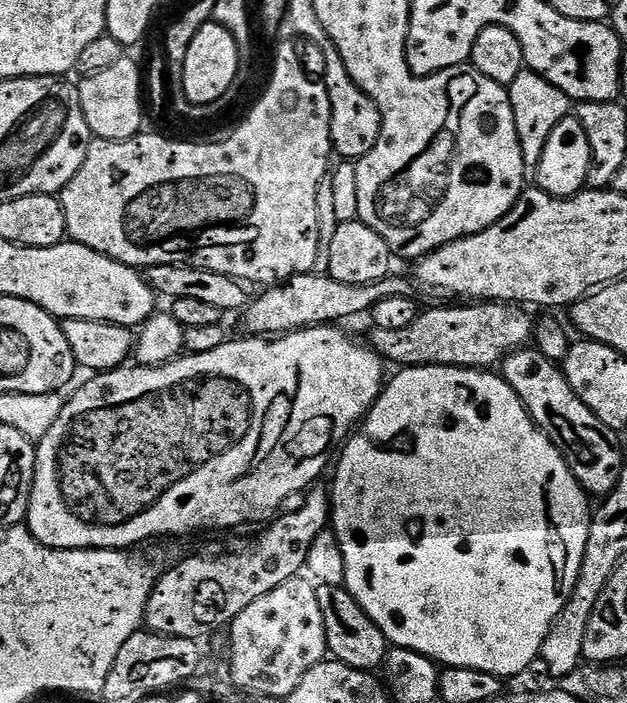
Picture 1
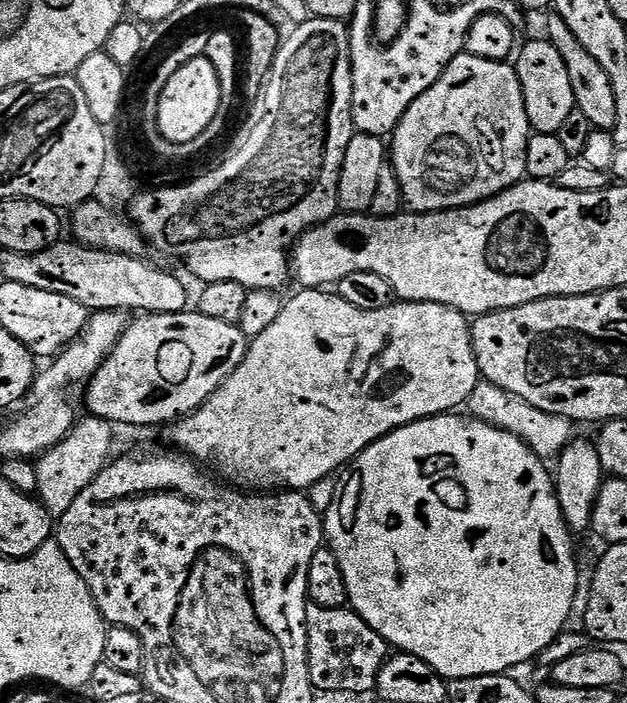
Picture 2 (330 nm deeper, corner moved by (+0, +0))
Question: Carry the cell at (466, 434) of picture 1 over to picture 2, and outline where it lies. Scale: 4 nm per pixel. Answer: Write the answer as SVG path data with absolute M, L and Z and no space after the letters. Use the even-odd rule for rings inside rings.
M445 414L443 416L431 416L425 420L419 420L413 424L402 426L398 430L394 430L390 434L386 434L382 438L378 438L367 448L366 451L360 453L355 460L352 461L347 469L348 477L345 478L344 484L339 485L336 501L330 506L330 510L323 517L324 535L327 543L330 545L334 555L338 558L338 566L342 566L342 578L346 578L346 590L348 591L348 604L352 611L366 621L372 629L378 634L382 634L382 638L388 641L393 649L401 652L408 652L412 656L422 658L422 662L426 662L430 666L434 666L434 670L439 676L447 678L449 681L470 678L471 676L494 675L496 673L507 673L510 668L516 668L519 664L524 664L527 660L535 661L540 653L546 650L546 646L550 646L550 642L554 642L554 638L565 631L568 615L572 612L572 603L576 600L576 587L580 584L580 572L576 569L576 552L572 549L573 533L568 527L567 521L564 520L564 514L560 509L560 502L556 497L556 486L554 483L553 473L547 468L545 461L533 450L525 440L518 438L513 432L507 432L501 428L495 428L493 424L486 423L485 420L478 420L471 414Z

